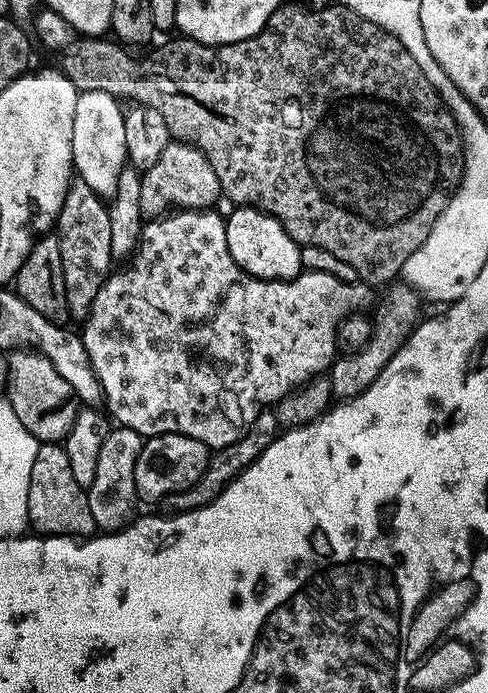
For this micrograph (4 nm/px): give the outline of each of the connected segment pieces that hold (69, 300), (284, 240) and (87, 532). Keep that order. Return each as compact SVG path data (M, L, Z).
M73 179L68 187L68 193L62 204L60 219L58 221L58 235L60 237L60 250L62 260L63 281L65 282L66 306L69 317L74 321L83 322L87 320L90 310L94 306L94 298L98 298L98 290L104 286L114 268L114 261L110 250L110 214L108 204L101 197L86 186L82 179Z
M236 206L231 209L232 213L227 213L224 225L226 226L226 246L230 250L230 258L234 258L236 265L242 270L246 270L254 278L263 280L292 280L295 276L300 275L302 265L300 262L299 244L286 234L286 230L279 224L273 216L265 212L259 212L257 208L247 206Z
M41 443L38 454L34 454L34 470L30 470L28 491L28 522L31 531L42 536L87 538L97 535L87 491L74 479L63 443Z

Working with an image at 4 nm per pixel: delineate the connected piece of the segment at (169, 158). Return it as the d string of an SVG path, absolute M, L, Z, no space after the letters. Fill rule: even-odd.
M169 142L158 162L143 171L140 185L140 214L144 218L160 218L173 210L208 210L222 196L218 174L214 174L210 162L206 162L204 155L194 146L179 142Z

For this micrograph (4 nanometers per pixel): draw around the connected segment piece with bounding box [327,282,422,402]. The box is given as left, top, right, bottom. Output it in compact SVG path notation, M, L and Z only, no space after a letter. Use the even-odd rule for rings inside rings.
M396 282L385 292L388 293L381 300L379 297L375 305L376 316L374 315L371 321L372 333L366 344L353 352L337 355L332 361L327 378L332 387L332 395L337 401L352 400L358 394L362 394L362 390L370 387L374 378L378 378L378 374L386 366L386 362L394 358L396 351L403 346L408 335L414 331L422 319L422 313L420 313L422 300L415 288L409 288L403 282Z

